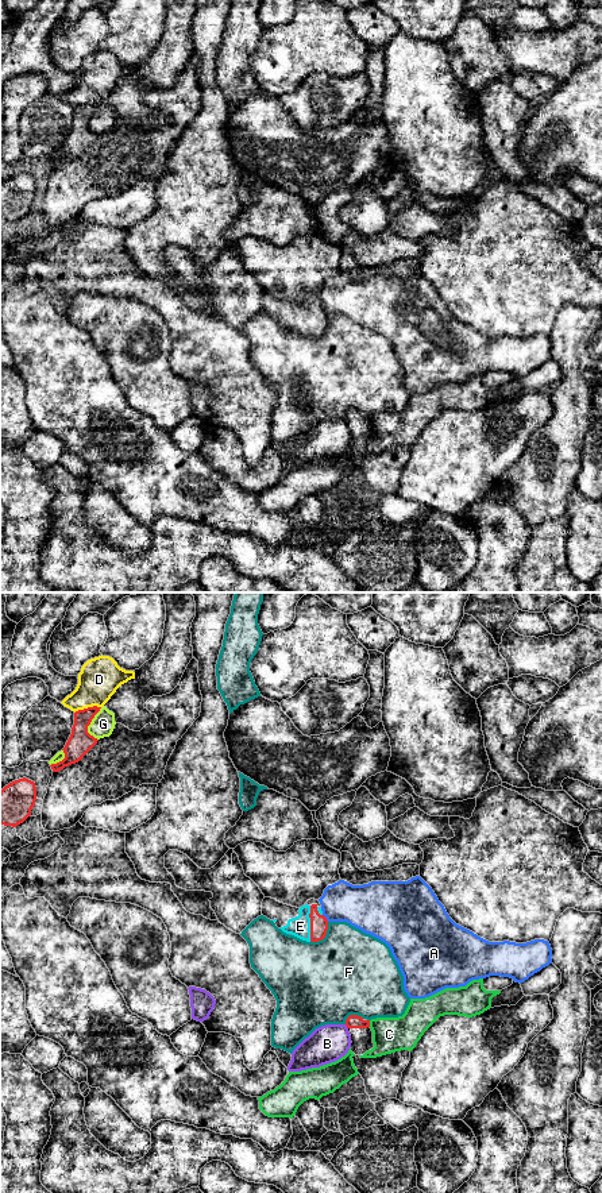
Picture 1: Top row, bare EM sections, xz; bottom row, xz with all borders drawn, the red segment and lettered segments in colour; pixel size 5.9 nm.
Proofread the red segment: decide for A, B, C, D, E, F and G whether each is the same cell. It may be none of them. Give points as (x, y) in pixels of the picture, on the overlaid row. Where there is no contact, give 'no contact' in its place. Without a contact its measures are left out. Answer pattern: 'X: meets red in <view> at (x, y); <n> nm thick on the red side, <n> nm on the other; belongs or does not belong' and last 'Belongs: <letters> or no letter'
A: meets red in xz at (325, 918); 110 nm thick on the red side, 280 nm on the other; does not belong
B: meets red in xz at (347, 1027); 80 nm thick on the red side, 220 nm on the other; does not belong
C: meets red in xz at (369, 1023); 80 nm thick on the red side, 200 nm on the other; does not belong
D: meets red in xz at (88, 707); 150 nm thick on the red side, 240 nm on the other; does not belong
E: meets red in xz at (311, 923); 110 nm thick on the red side, 130 nm on the other; belongs
F: meets red in xz at (324, 937); 110 nm thick on the red side, 500 nm on the other; does not belong
G: meets red in xz at (89, 724); 150 nm thick on the red side, 140 nm on the other; does not belong
Belongs: E

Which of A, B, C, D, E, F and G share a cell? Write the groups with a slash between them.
A / B / C / D / E / F / G

